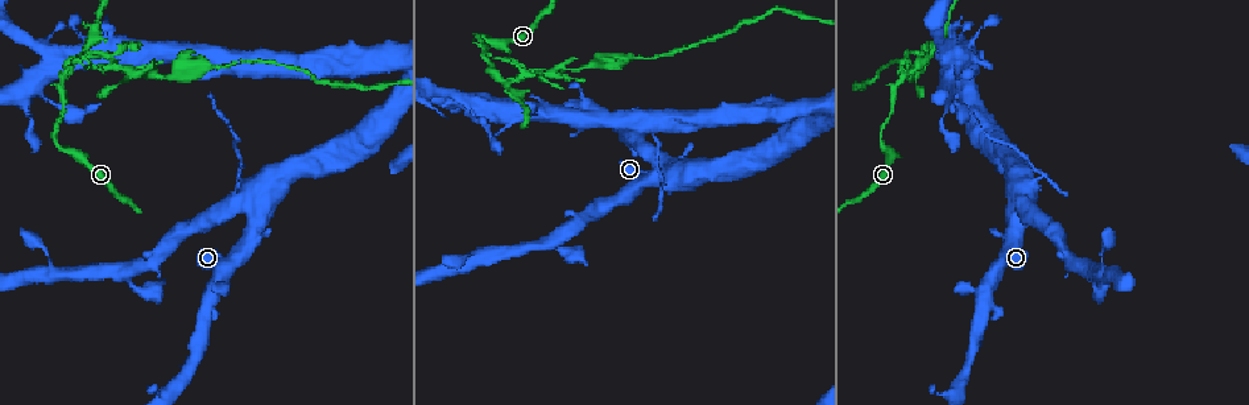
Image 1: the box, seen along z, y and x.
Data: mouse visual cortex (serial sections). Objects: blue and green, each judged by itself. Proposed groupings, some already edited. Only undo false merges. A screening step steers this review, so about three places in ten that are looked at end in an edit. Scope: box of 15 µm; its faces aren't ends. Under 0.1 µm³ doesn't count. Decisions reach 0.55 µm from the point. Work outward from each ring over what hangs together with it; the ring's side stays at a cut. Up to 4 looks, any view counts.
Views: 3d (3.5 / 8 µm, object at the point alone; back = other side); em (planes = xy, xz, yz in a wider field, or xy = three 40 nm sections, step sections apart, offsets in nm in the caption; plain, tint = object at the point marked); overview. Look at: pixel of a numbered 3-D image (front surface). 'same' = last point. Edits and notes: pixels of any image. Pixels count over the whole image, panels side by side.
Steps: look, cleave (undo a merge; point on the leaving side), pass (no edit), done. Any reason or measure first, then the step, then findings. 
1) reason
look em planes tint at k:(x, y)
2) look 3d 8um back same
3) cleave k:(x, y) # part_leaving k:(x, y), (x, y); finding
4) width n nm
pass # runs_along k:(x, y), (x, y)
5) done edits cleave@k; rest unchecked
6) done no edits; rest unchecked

abrupt turn
look 3d 3.5um at 1:(884, 145)

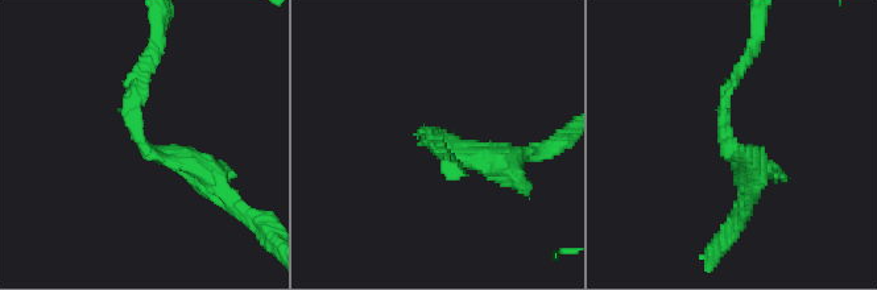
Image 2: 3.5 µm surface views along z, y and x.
arm_widths 150, 350 nm; need the tissue
look em planes tint at 2:(727, 141)

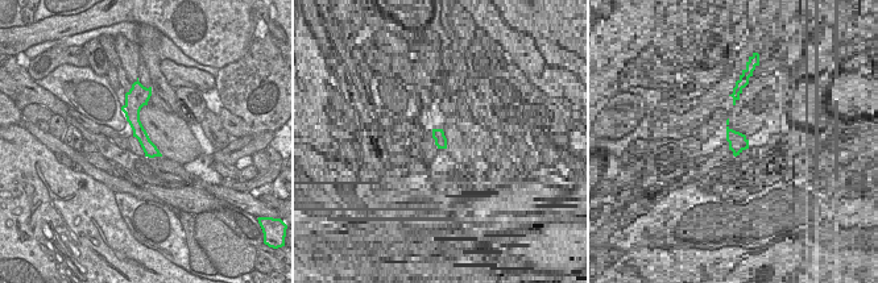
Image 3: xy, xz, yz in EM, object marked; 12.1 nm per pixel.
pass # runs_along 3:(141, 96), (135, 124), (156, 153); all the same cell

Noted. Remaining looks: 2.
a narrow waist
look 3d 3.5um at 1:(109, 60)

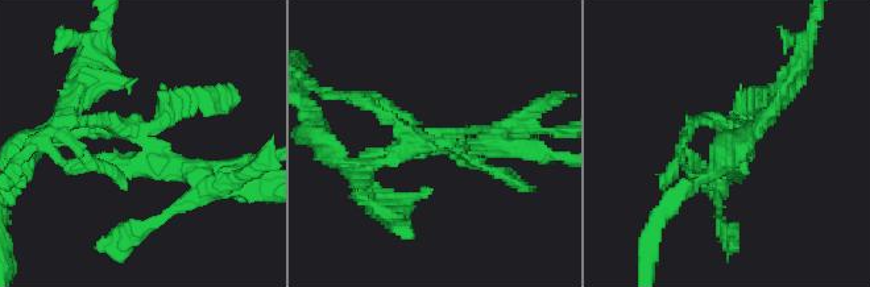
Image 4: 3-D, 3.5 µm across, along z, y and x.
cleave 4:(378, 103) # part_leaving 4:(398, 153), (496, 136); two cells meet here

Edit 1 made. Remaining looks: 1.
done edits cleave@4; rest unchecked

